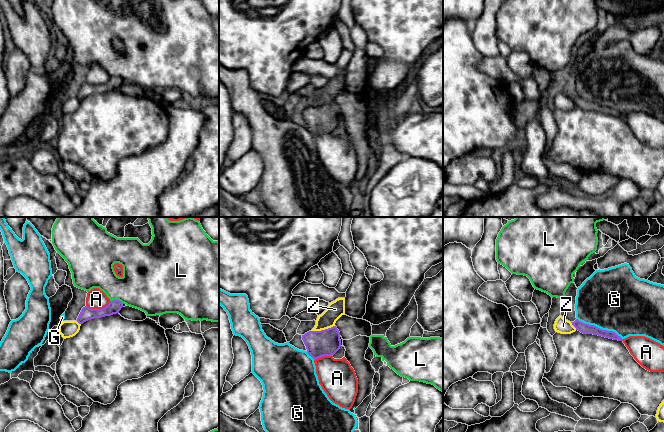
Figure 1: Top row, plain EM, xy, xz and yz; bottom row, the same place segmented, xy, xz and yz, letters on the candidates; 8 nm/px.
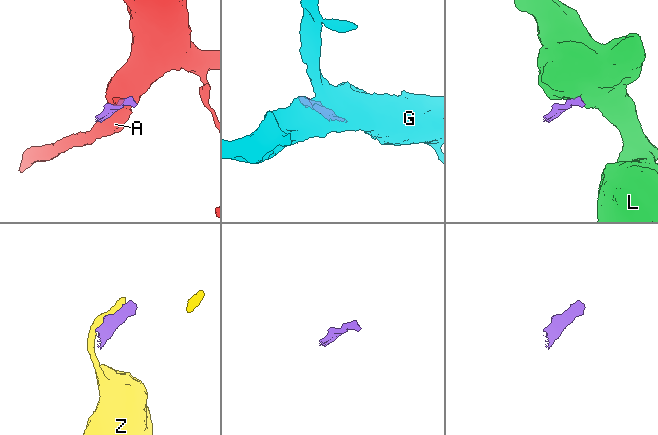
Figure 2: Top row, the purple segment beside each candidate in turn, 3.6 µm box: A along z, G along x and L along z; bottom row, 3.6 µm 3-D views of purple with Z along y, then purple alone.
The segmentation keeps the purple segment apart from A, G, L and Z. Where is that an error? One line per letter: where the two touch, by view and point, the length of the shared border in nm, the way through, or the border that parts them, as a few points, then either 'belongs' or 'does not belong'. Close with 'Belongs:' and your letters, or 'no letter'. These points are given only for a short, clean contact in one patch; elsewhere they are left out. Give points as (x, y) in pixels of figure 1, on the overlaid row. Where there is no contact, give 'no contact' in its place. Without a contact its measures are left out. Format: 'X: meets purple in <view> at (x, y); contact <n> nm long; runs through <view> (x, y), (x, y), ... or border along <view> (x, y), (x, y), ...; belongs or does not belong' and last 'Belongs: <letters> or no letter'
A: meets purple in xy at (98, 309); contact 200 nm long; does not belong
G: meets purple in yz at (599, 328); contact 400 nm long; border along yz (577, 318), (602, 329), (612, 330), (622, 339); does not belong
L: meets purple in xy at (117, 300); contact 120 nm long; border along xy (110, 300), (120, 300), (124, 303); does not belong
Z: meets purple in xz at (322, 330); contact 200 nm long; does not belong
Belongs: no letter

